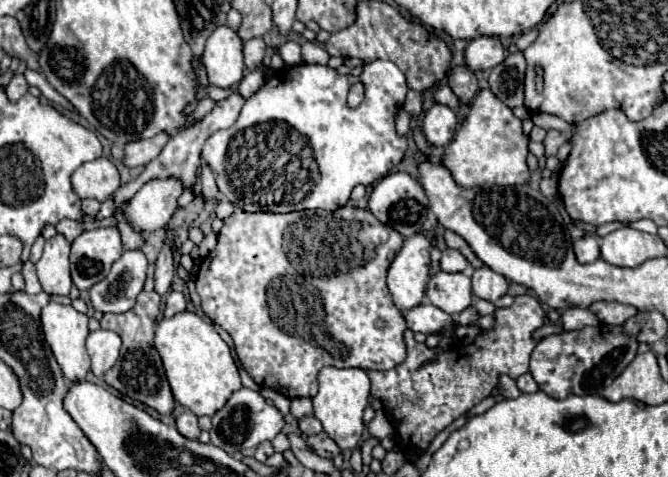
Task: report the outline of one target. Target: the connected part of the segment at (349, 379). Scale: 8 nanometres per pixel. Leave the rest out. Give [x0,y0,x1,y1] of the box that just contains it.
[313,367,369,451]

